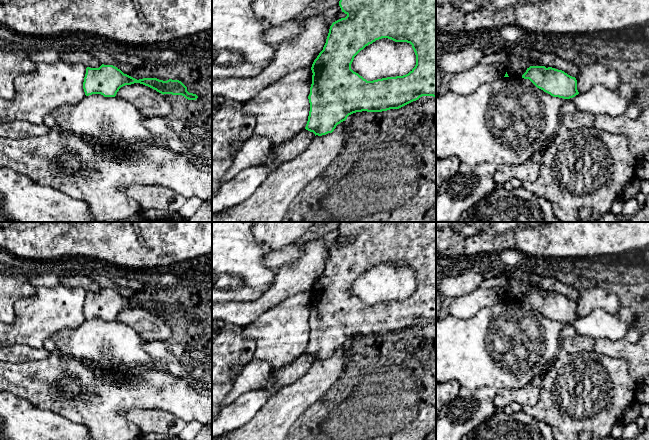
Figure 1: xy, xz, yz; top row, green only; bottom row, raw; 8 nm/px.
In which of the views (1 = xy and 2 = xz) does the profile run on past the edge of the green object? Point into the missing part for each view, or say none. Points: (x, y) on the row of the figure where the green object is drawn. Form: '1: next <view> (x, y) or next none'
1: next none
2: next none

